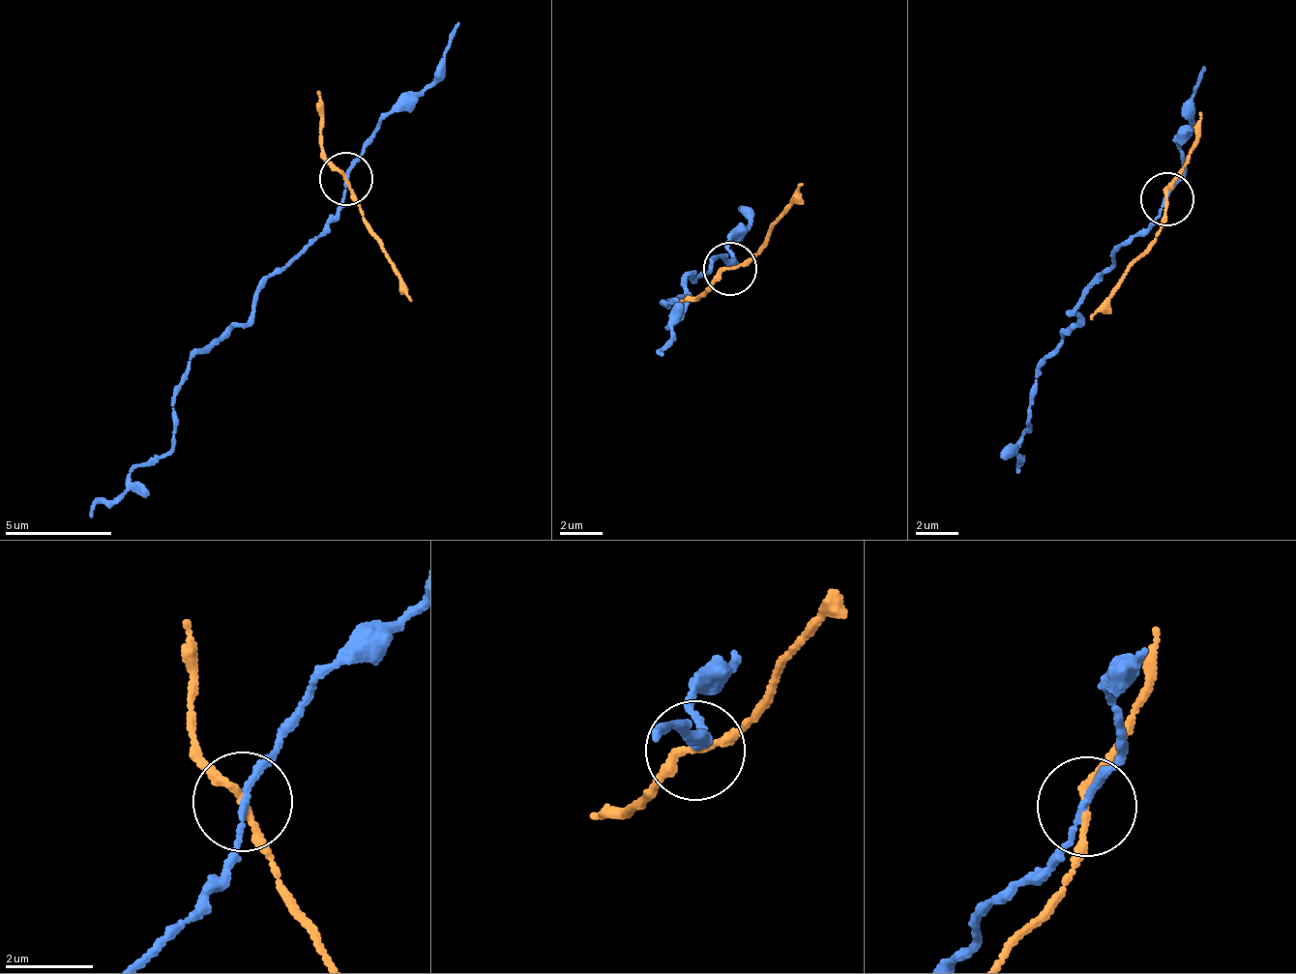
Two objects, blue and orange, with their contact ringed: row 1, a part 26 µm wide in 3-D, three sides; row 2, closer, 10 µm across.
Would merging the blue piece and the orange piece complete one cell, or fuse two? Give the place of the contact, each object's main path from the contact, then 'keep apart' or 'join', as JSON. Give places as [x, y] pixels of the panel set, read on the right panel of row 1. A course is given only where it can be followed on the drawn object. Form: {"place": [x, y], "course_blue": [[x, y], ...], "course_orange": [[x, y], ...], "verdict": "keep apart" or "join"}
{"place": [1167, 198], "course_blue": [[1166, 200], [1153, 225], [1122, 244], [1107, 269], [1072, 310], [1078, 318], [1036, 378], [1020, 471]], "course_orange": [[1166, 200], [1163, 221], [1092, 321]], "verdict": "keep apart"}

